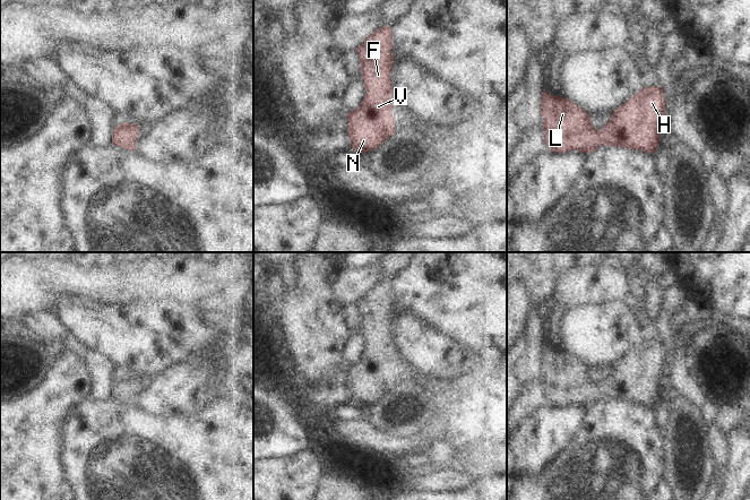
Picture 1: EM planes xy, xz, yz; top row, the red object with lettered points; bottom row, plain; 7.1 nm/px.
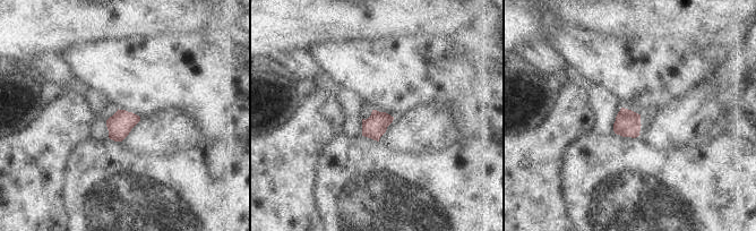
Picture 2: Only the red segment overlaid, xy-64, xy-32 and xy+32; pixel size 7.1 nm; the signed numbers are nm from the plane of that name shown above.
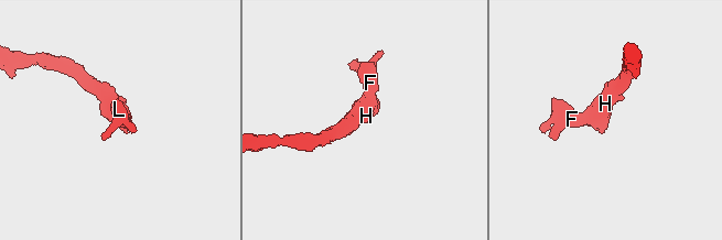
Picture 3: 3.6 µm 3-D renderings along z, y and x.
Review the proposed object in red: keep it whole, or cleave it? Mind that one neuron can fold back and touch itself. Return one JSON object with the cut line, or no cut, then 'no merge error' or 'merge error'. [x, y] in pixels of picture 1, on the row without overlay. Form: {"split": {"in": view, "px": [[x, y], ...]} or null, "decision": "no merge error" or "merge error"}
{"split": null, "decision": "no merge error"}

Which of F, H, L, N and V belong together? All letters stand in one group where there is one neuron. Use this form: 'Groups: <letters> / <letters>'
Groups: F H L N V.

